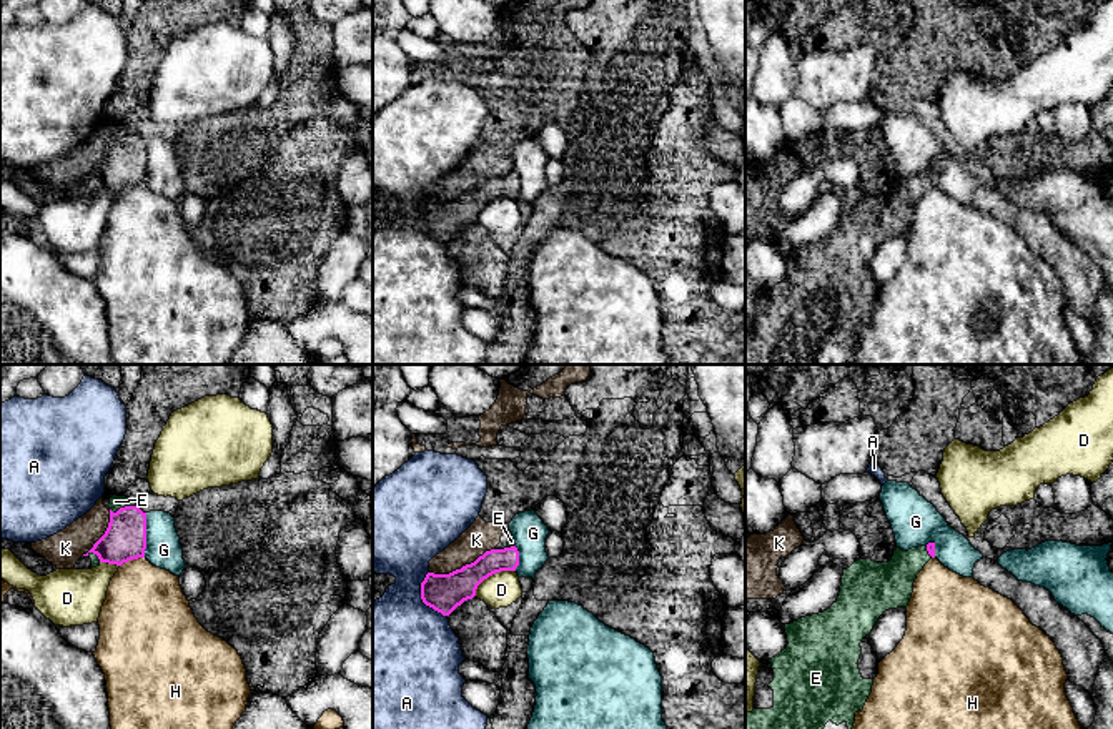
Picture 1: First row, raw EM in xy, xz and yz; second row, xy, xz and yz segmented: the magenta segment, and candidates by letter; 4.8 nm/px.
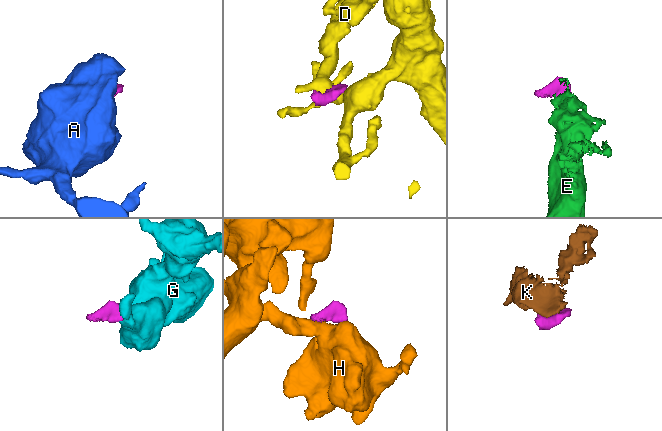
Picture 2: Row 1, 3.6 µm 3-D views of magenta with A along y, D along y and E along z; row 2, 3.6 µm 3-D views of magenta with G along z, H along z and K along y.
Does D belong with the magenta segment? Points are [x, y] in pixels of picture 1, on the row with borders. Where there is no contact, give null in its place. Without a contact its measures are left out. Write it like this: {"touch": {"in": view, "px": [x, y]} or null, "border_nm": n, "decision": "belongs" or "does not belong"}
{"touch": {"in": "xz", "px": [491, 575]}, "border_nm": 240, "decision": "does not belong"}

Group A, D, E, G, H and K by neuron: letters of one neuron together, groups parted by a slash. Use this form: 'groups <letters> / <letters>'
groups A / D / E / G / H / K

